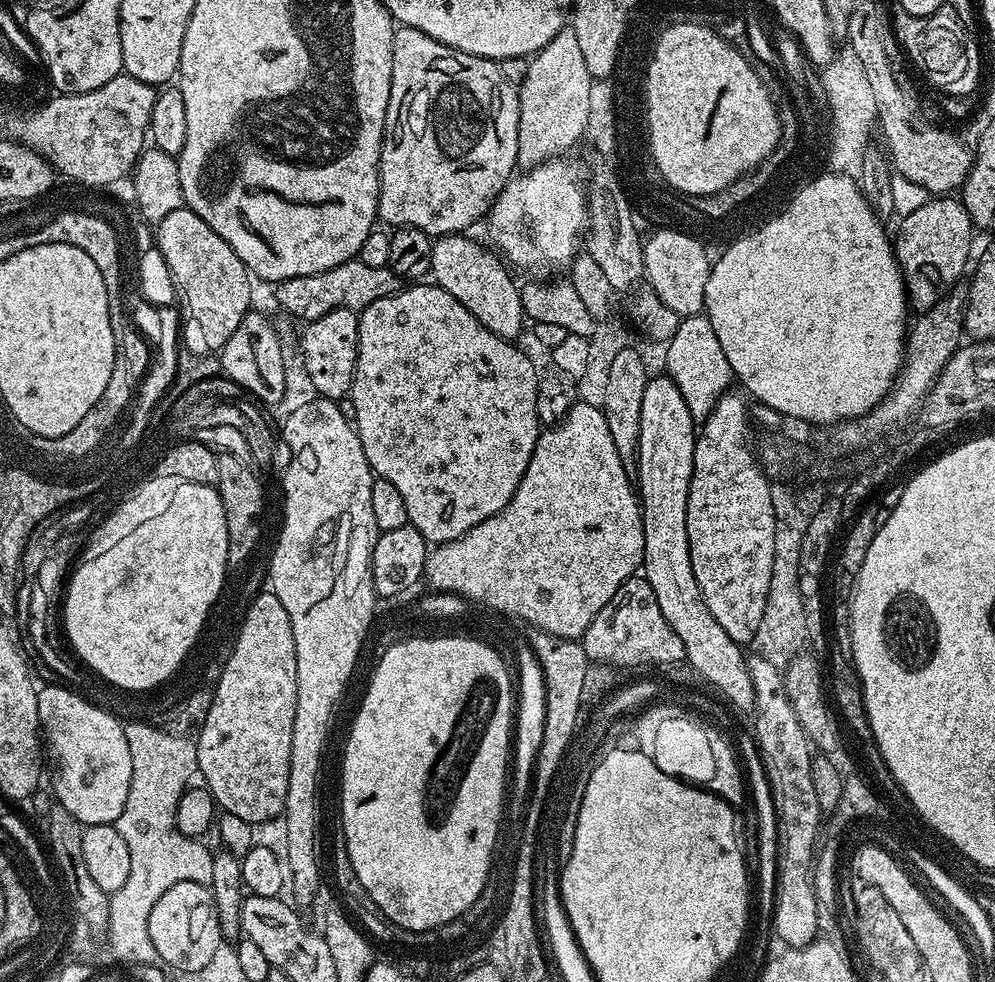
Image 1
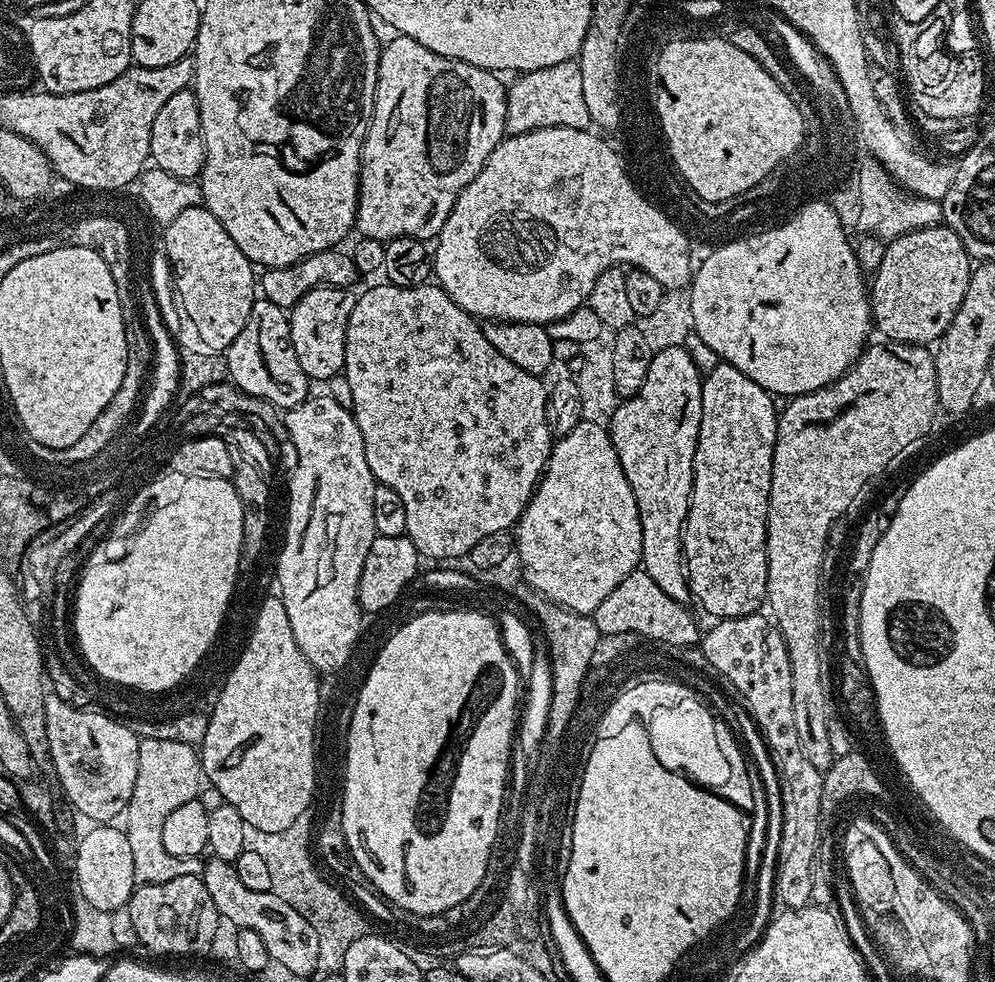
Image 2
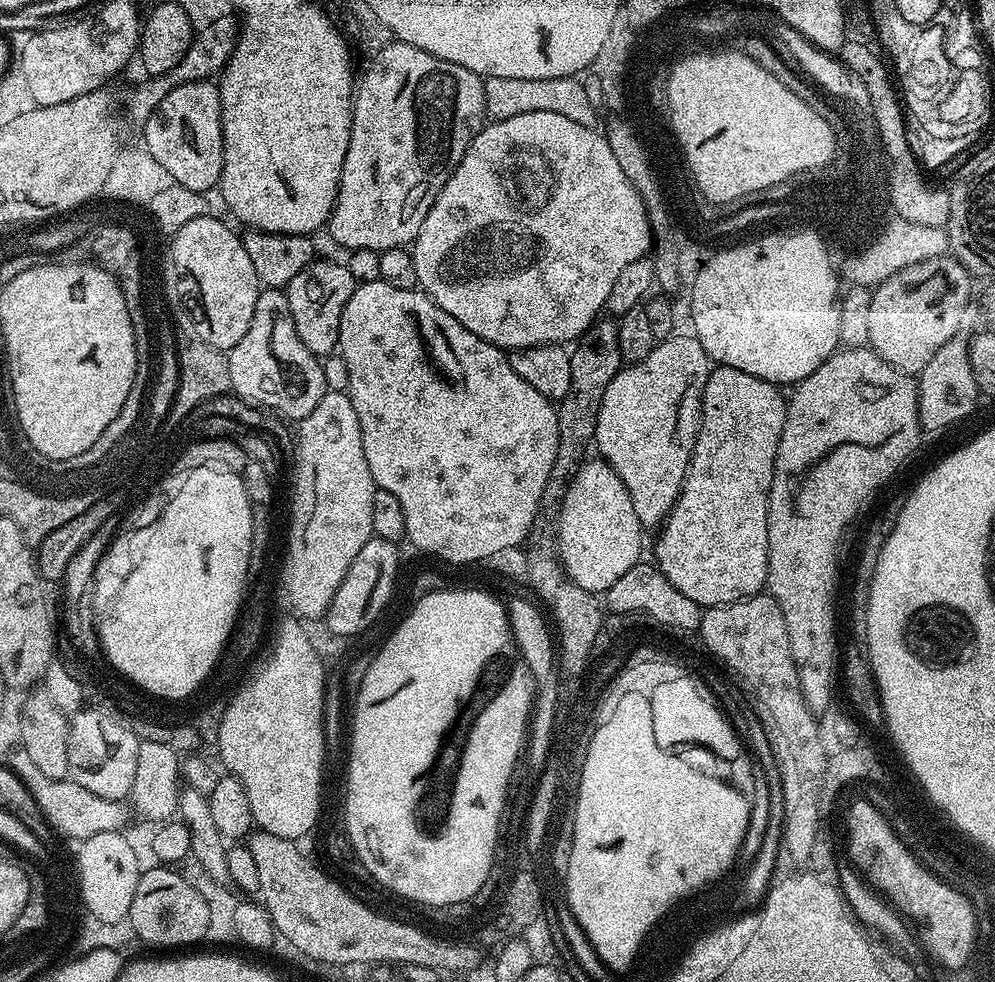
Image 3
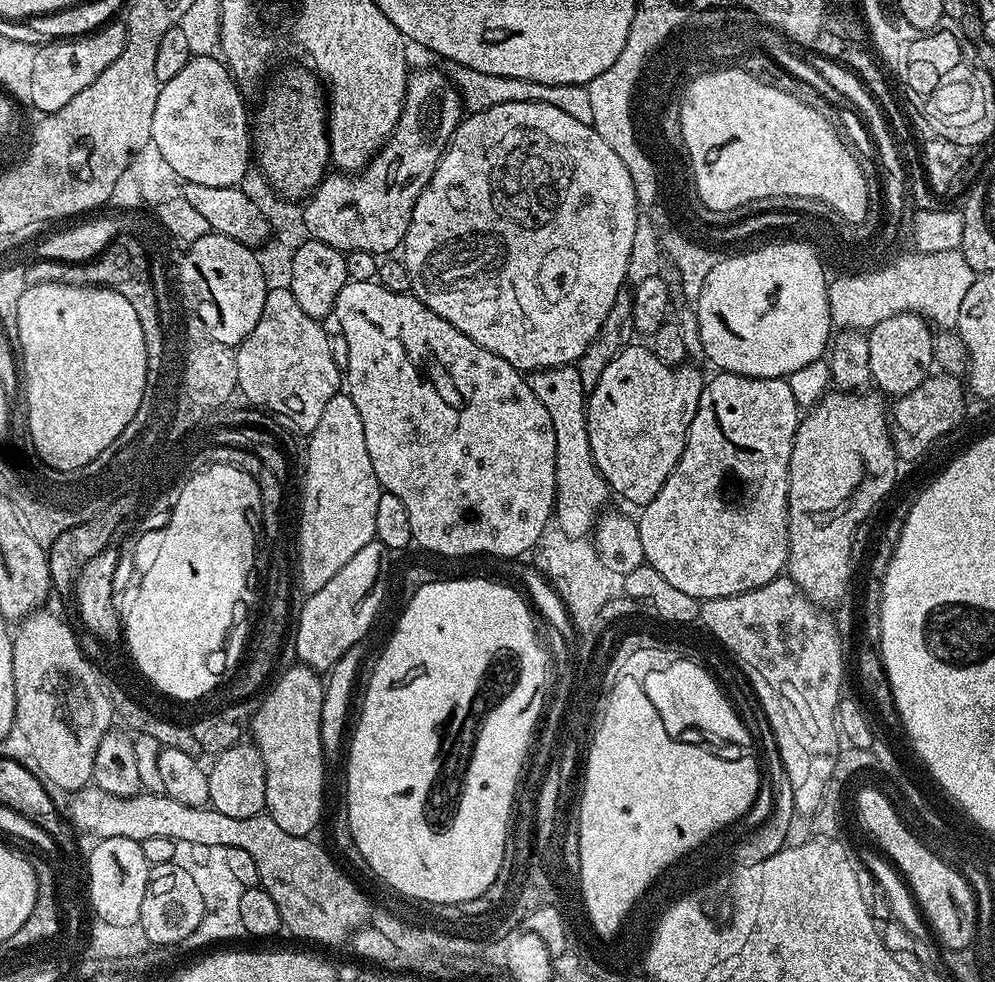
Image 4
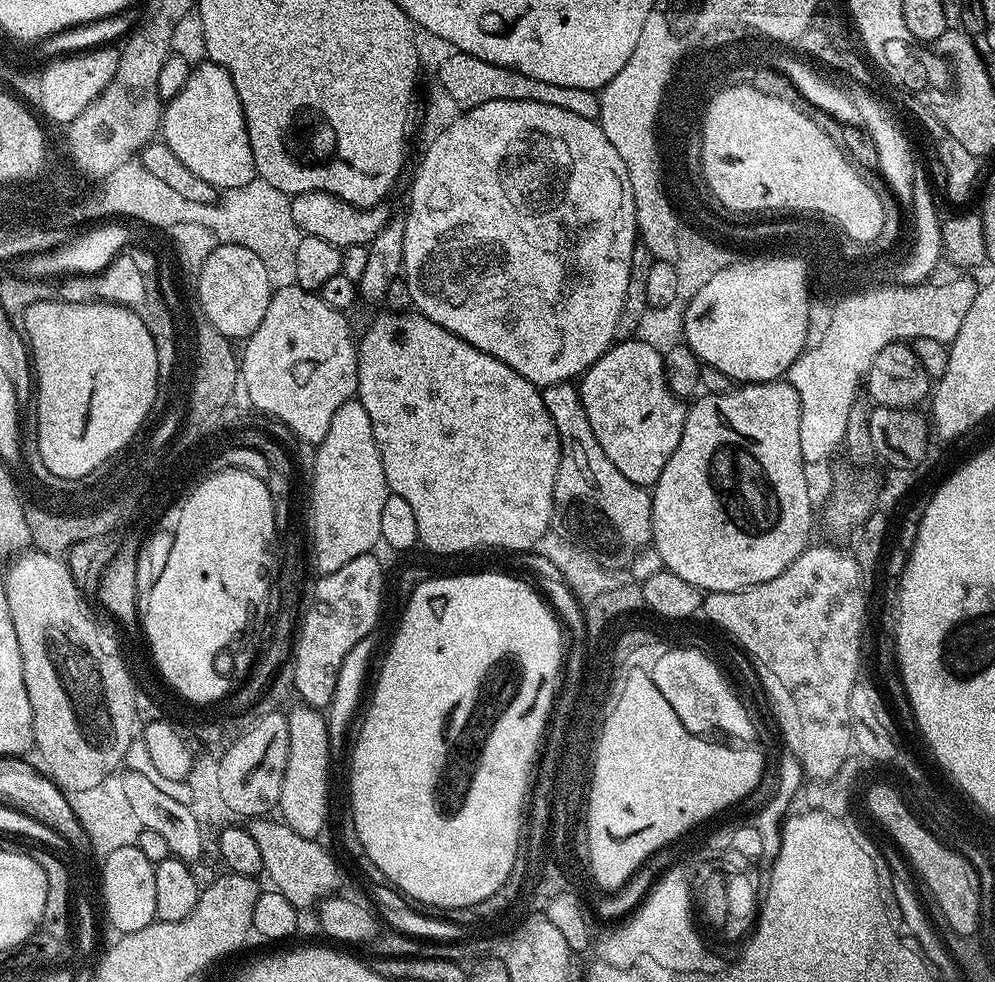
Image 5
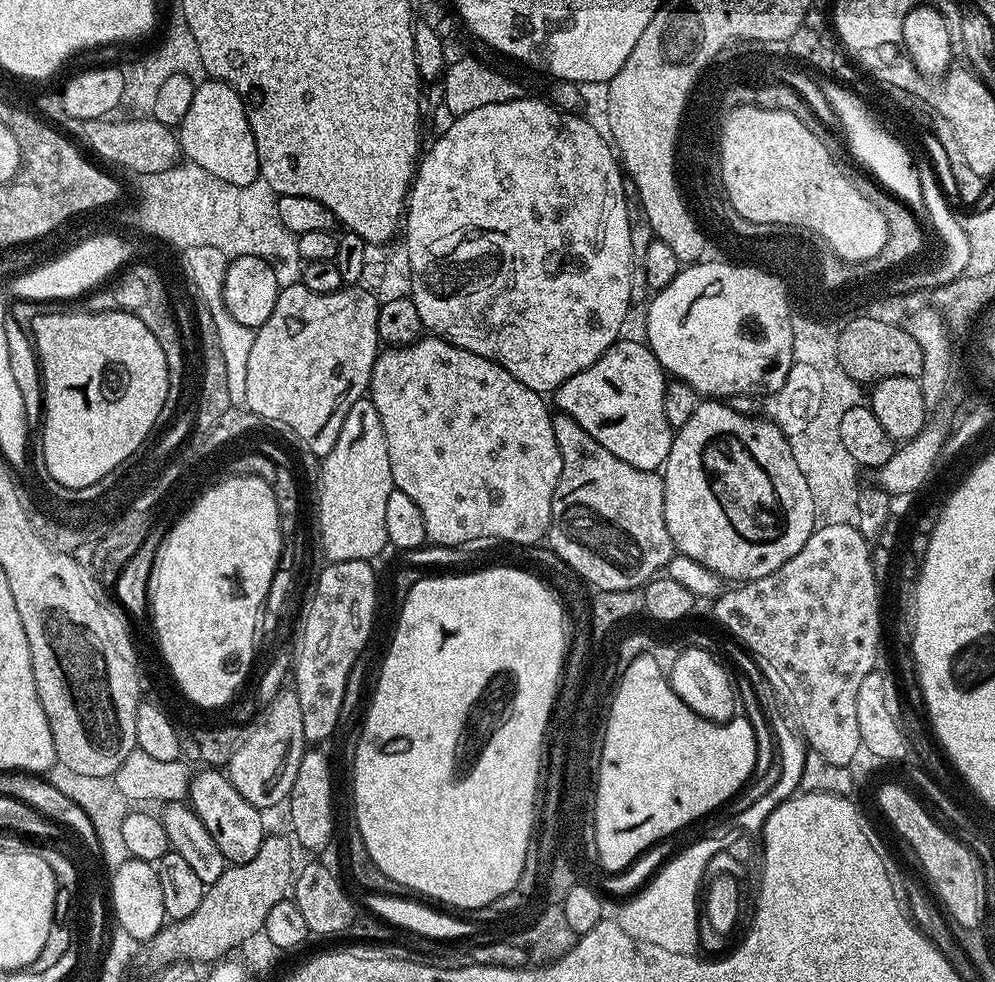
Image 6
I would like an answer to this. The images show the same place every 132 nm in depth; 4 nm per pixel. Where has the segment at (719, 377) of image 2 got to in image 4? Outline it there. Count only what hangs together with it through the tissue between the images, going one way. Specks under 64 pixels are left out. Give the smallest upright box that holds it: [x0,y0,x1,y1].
[638,372,802,602]

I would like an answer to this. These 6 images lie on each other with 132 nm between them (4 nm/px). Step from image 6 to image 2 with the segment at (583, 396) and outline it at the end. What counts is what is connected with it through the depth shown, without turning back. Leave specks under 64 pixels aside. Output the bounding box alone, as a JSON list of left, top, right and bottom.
[610,346,702,602]

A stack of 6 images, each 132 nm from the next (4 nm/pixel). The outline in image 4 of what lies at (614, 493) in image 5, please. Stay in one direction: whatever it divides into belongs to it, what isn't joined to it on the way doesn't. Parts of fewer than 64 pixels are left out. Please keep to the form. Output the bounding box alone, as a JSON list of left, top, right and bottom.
[526,364,610,539]

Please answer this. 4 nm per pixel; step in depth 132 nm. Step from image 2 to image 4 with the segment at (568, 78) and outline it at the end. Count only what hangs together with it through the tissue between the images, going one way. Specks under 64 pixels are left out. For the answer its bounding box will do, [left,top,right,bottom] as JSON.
[446,63,594,124]

